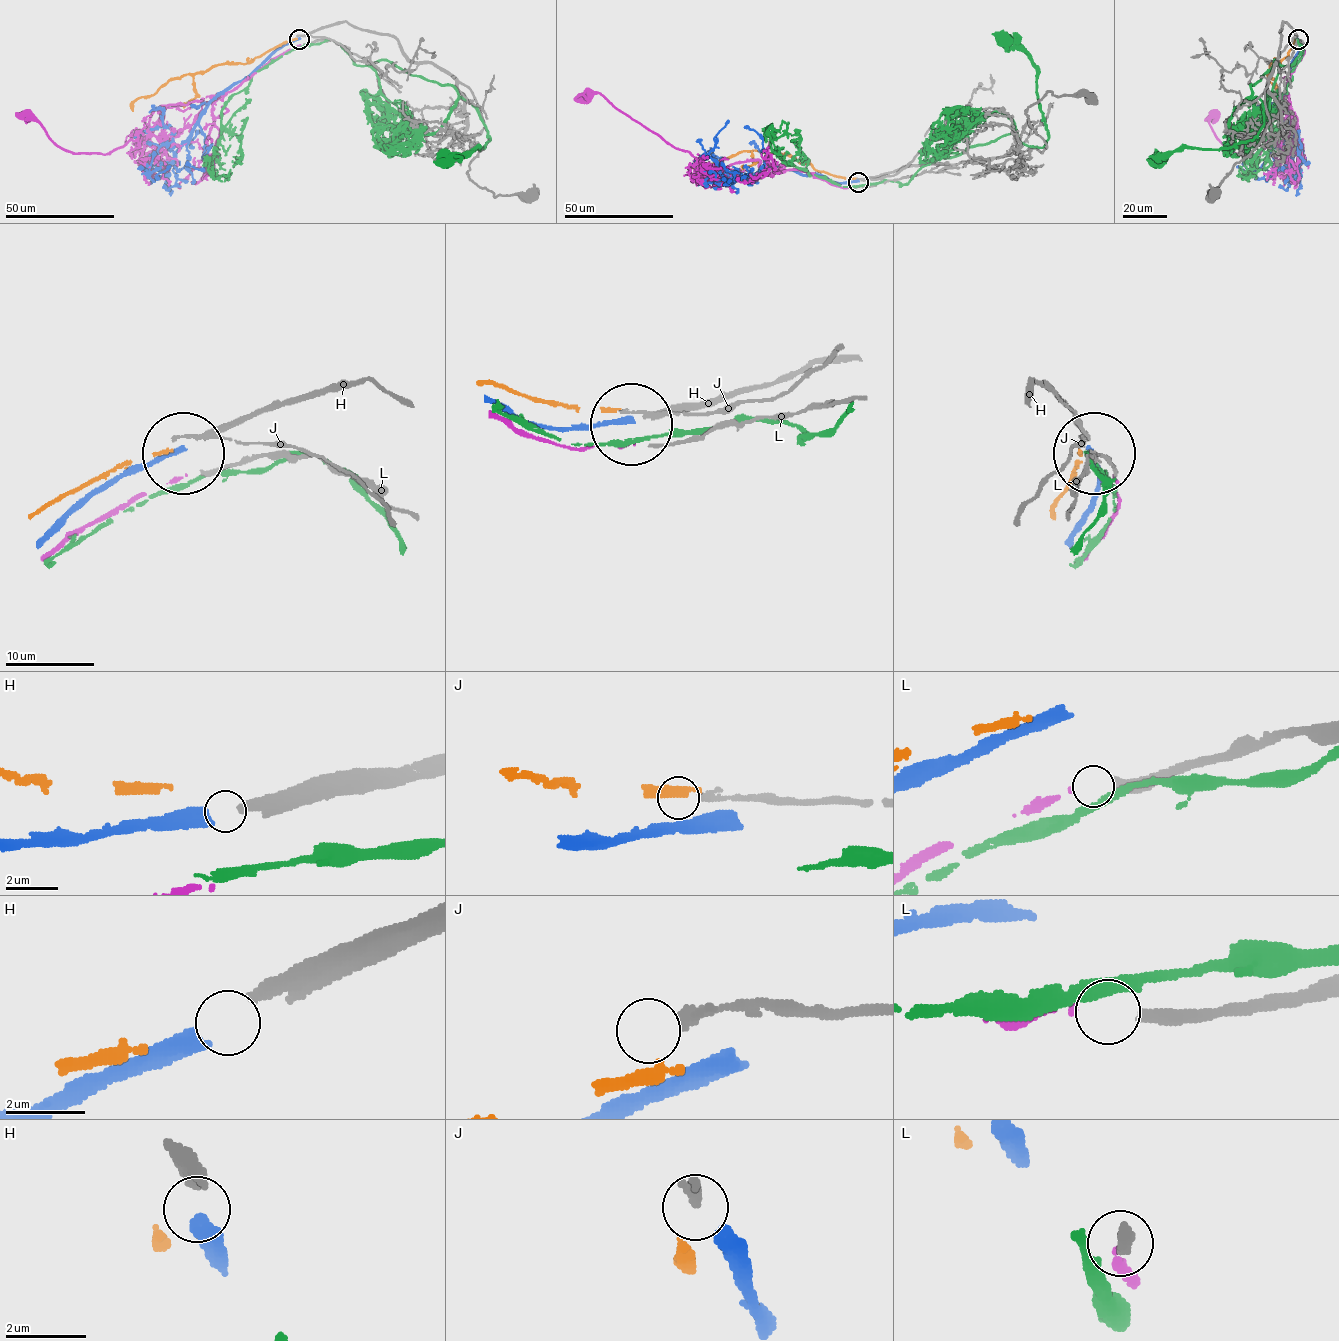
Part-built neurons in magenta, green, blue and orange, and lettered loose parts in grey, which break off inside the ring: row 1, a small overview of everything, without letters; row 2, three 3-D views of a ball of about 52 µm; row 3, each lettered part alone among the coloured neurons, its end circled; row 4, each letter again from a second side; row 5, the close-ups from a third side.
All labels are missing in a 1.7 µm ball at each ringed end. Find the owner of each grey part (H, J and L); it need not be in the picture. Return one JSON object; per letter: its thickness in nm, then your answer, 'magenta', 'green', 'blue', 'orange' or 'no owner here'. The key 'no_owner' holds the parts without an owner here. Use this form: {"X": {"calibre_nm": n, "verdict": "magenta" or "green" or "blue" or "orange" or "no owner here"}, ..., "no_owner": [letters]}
{"H": {"calibre_nm": 320, "verdict": "blue"}, "J": {"calibre_nm": 260, "verdict": "no owner here"}, "L": {"calibre_nm": 340, "verdict": "magenta"}, "no_owner": ["J"]}

